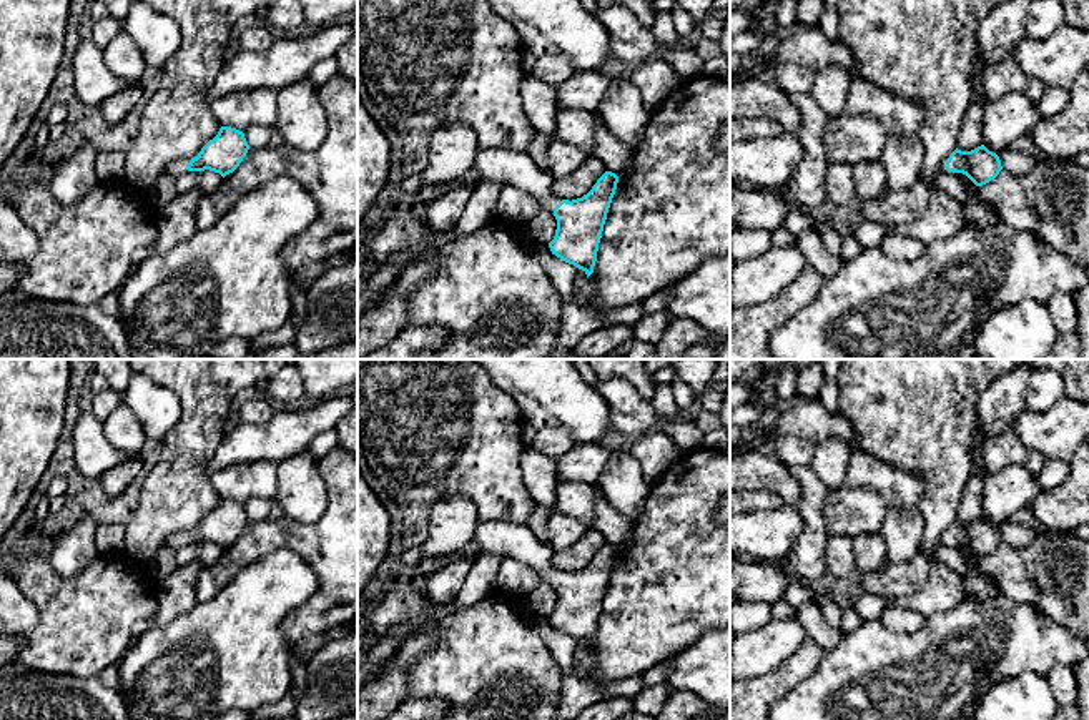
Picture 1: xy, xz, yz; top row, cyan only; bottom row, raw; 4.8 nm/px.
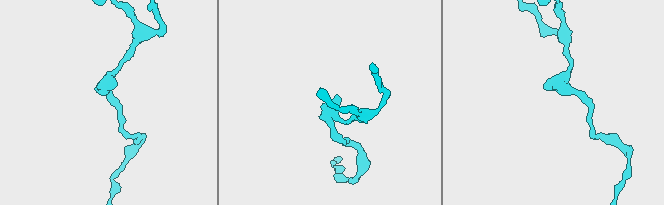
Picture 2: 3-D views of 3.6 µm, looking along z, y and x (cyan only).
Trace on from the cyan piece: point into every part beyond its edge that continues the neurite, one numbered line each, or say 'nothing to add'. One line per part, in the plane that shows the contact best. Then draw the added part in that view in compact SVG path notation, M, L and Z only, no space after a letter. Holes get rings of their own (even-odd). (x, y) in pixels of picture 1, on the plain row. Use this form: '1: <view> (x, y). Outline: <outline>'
1: xz (514, 541). Outline: M480 524L474 535L479 554L512 557L539 572L544 580L554 582L559 574L550 564L550 547L542 544L529 529L517 524Z

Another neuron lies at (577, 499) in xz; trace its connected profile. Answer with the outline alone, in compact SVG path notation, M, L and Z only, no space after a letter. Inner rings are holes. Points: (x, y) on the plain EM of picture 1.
M587 482L559 484L552 512L572 515L584 522L587 529L595 524L595 502L602 496L600 487Z

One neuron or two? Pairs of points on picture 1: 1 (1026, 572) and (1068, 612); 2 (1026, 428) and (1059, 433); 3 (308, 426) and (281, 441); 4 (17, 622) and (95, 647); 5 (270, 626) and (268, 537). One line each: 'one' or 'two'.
1: one
2: one
3: one
4: two
5: two

